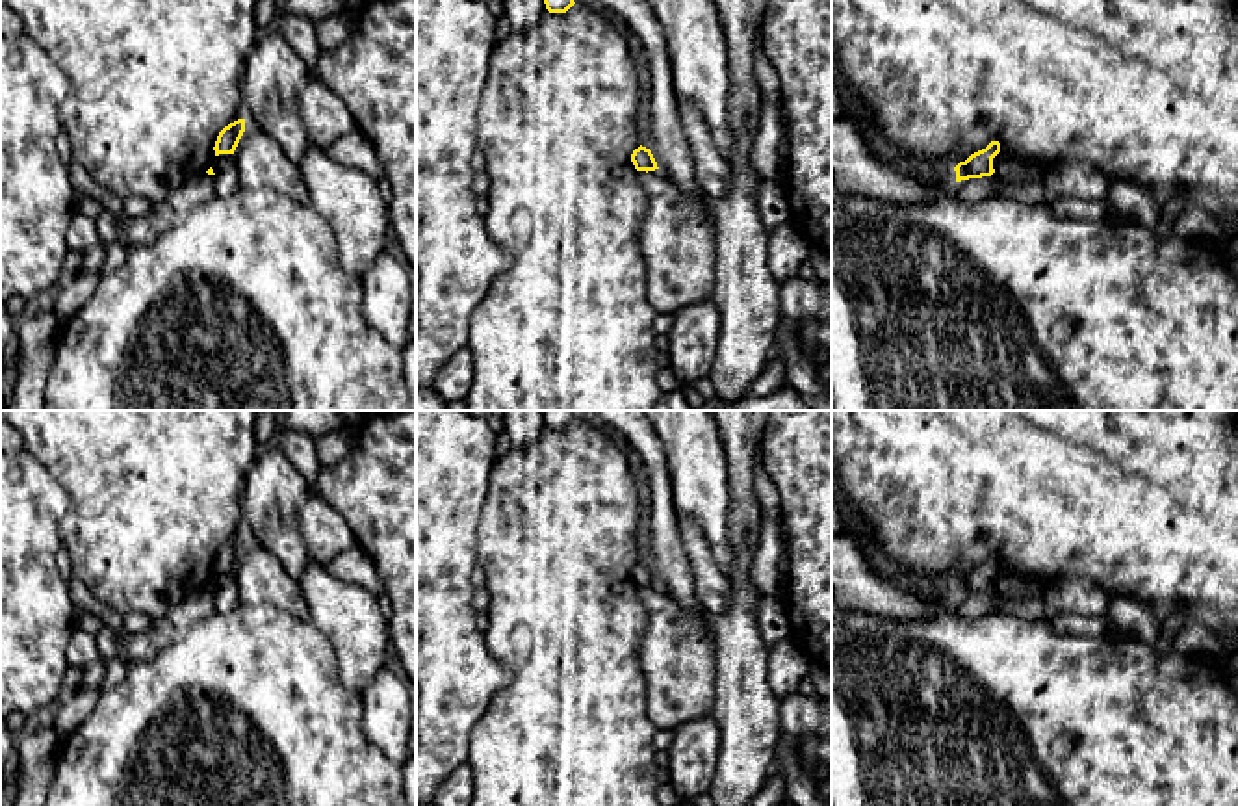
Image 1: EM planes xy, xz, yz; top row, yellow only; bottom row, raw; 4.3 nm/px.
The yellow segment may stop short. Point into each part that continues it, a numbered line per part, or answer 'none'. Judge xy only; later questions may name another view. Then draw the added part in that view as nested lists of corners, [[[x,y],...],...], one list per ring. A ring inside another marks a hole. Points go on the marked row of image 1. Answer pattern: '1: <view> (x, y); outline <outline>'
none

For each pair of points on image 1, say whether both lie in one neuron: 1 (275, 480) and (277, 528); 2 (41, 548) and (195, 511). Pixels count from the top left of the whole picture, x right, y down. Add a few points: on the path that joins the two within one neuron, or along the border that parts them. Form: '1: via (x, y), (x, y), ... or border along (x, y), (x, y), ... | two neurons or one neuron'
1: via (275, 491), (275, 517) | one neuron
2: border along (69, 500), (69, 507), (60, 522), (60, 543) | two neurons

